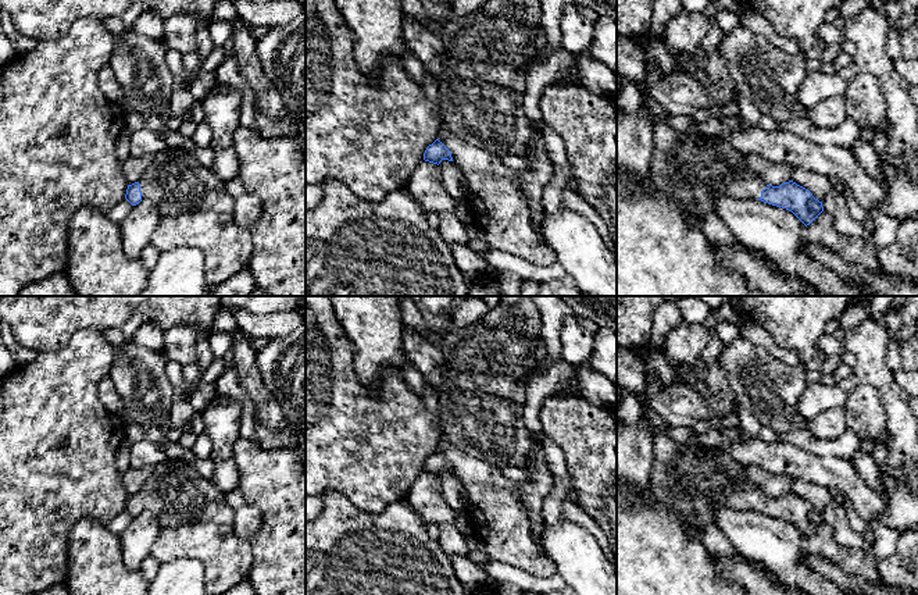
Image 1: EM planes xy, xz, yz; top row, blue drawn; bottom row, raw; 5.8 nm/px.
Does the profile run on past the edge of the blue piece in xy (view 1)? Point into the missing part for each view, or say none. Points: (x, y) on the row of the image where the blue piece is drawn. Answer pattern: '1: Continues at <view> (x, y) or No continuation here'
1: Continues at xy (174, 180)

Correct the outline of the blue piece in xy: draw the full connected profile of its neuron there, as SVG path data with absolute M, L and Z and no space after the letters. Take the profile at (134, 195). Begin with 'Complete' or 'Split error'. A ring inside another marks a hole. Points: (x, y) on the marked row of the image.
Split error. M167 147L147 158L139 182L128 185L125 199L139 204L150 199L161 217L196 213L228 213L235 199L211 167L201 165L185 149Z

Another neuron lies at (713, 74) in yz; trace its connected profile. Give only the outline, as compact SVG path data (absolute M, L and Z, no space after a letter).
M717 47L707 53L693 76L711 99L724 106L733 103L733 95L739 89L728 70L724 56Z

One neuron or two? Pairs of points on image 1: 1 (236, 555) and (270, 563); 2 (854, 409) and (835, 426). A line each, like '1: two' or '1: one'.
1: two
2: two

